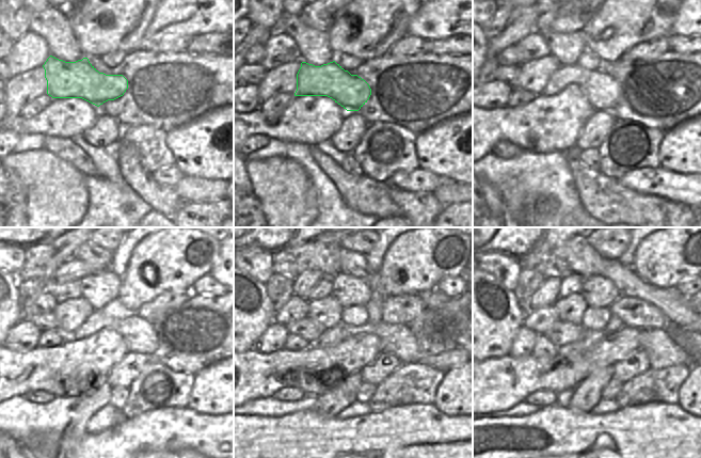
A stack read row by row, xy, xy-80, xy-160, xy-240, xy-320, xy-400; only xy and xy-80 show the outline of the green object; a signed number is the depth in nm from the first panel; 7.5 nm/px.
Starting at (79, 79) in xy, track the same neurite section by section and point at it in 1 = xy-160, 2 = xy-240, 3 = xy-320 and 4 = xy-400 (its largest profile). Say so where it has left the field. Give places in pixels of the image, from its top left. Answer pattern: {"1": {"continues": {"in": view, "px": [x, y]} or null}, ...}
{"1": {"continues": {"in": "xy-160", "px": [602, 91]}}, "2": {"continues": {"in": "xy-240", "px": [138, 333]}}, "3": {"continues": {"in": "xy-320", "px": [397, 338]}}, "4": {"continues": {"in": "xy-400", "px": [658, 344]}}}

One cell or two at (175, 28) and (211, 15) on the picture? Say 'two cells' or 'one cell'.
one cell

